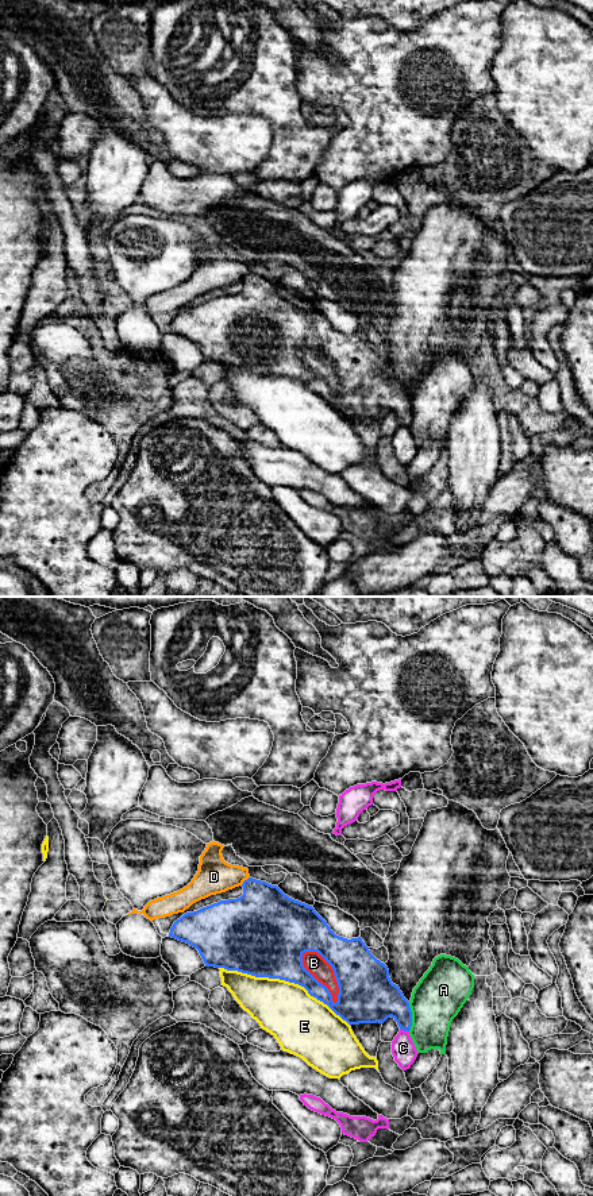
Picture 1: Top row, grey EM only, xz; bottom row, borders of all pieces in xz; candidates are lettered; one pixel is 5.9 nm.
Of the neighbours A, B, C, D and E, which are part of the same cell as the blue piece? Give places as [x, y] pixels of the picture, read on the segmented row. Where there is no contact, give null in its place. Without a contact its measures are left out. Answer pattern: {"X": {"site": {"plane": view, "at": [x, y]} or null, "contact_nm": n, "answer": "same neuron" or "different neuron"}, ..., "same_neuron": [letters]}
{"A": {"site": {"plane": "xz", "at": [411, 1017]}, "contact_nm": 180, "answer": "different neuron"}, "B": {"site": {"plane": "xz", "at": [315, 979]}, "contact_nm": 360, "answer": "different neuron"}, "C": {"site": {"plane": "xz", "at": [404, 1030]}, "contact_nm": 60, "answer": "different neuron"}, "D": {"site": {"plane": "xz", "at": [245, 880]}, "contact_nm": 80, "answer": "different neuron"}, "E": {"site": {"plane": "xz", "at": [285, 980]}, "contact_nm": 850, "answer": "different neuron"}, "same_neuron": []}

